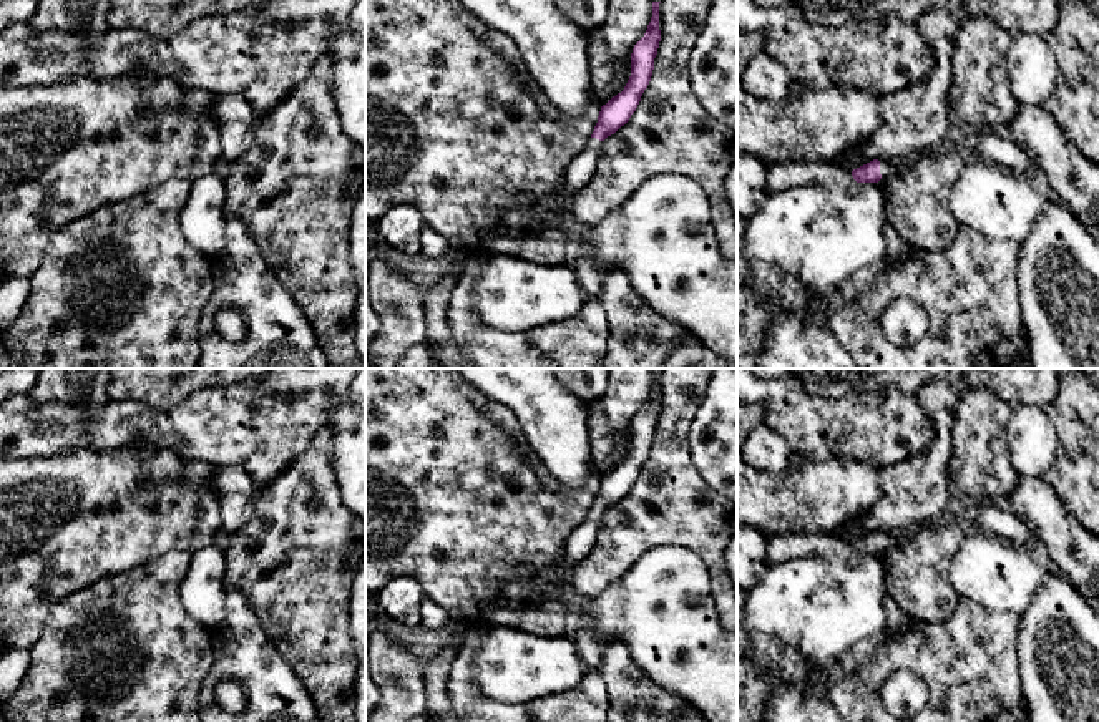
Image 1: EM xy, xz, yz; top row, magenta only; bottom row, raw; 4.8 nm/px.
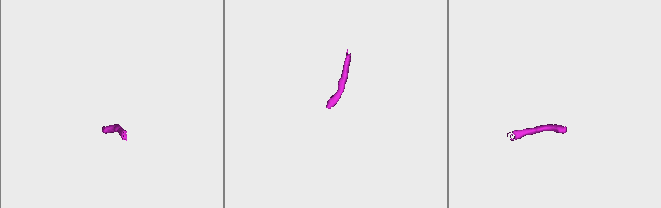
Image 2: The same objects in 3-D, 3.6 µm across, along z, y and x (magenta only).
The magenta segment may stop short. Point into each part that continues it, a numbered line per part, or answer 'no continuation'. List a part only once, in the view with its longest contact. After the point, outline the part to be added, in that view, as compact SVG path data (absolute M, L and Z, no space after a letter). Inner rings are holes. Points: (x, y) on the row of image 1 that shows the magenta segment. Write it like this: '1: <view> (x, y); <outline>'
1: yz (888, 166); M893 158L887 161L880 161L880 174L882 178L887 178L893 171L898 171L901 168L903 158Z

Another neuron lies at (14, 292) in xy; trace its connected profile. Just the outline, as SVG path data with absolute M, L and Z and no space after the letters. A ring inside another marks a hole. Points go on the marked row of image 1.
M10 277L0 284L0 332L8 329L20 315L27 299L30 297L32 284L28 277Z

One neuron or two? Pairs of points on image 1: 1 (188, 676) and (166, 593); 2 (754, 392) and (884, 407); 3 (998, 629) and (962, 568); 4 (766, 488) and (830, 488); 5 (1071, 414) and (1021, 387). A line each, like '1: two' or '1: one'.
1: one
2: one
3: two
4: one
5: two

